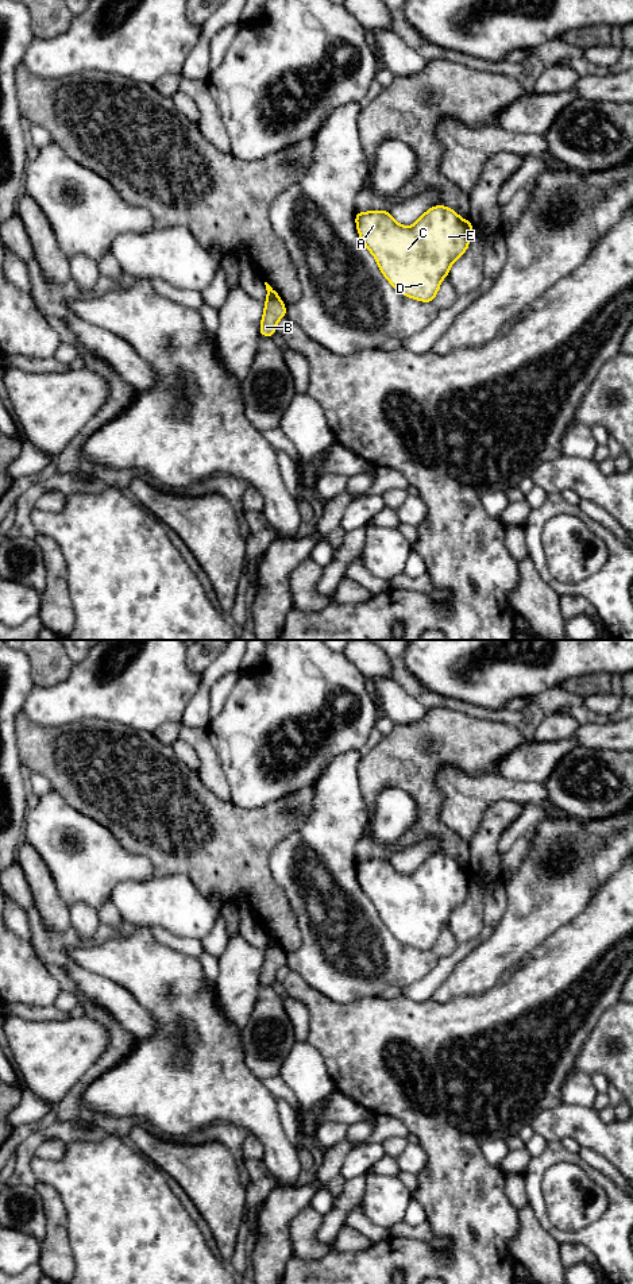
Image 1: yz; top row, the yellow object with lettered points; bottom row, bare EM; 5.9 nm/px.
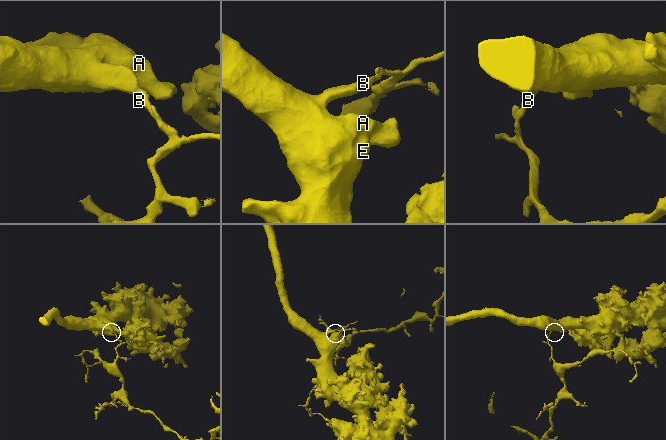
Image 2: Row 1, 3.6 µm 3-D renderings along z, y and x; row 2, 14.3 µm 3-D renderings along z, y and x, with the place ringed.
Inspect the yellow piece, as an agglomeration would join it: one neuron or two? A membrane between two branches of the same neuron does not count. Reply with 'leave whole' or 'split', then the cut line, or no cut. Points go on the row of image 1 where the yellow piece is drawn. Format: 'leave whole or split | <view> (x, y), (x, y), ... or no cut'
split | yz (267, 297), (278, 299)

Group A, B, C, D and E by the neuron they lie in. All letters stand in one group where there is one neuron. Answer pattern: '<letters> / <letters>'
A C D E / B

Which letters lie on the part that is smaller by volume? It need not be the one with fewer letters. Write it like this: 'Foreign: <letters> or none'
Foreign: B

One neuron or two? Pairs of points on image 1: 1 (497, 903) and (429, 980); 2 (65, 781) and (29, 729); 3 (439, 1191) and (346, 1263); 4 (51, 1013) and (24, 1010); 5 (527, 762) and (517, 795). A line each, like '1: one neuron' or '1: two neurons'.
1: one neuron
2: one neuron
3: one neuron
4: one neuron
5: two neurons

